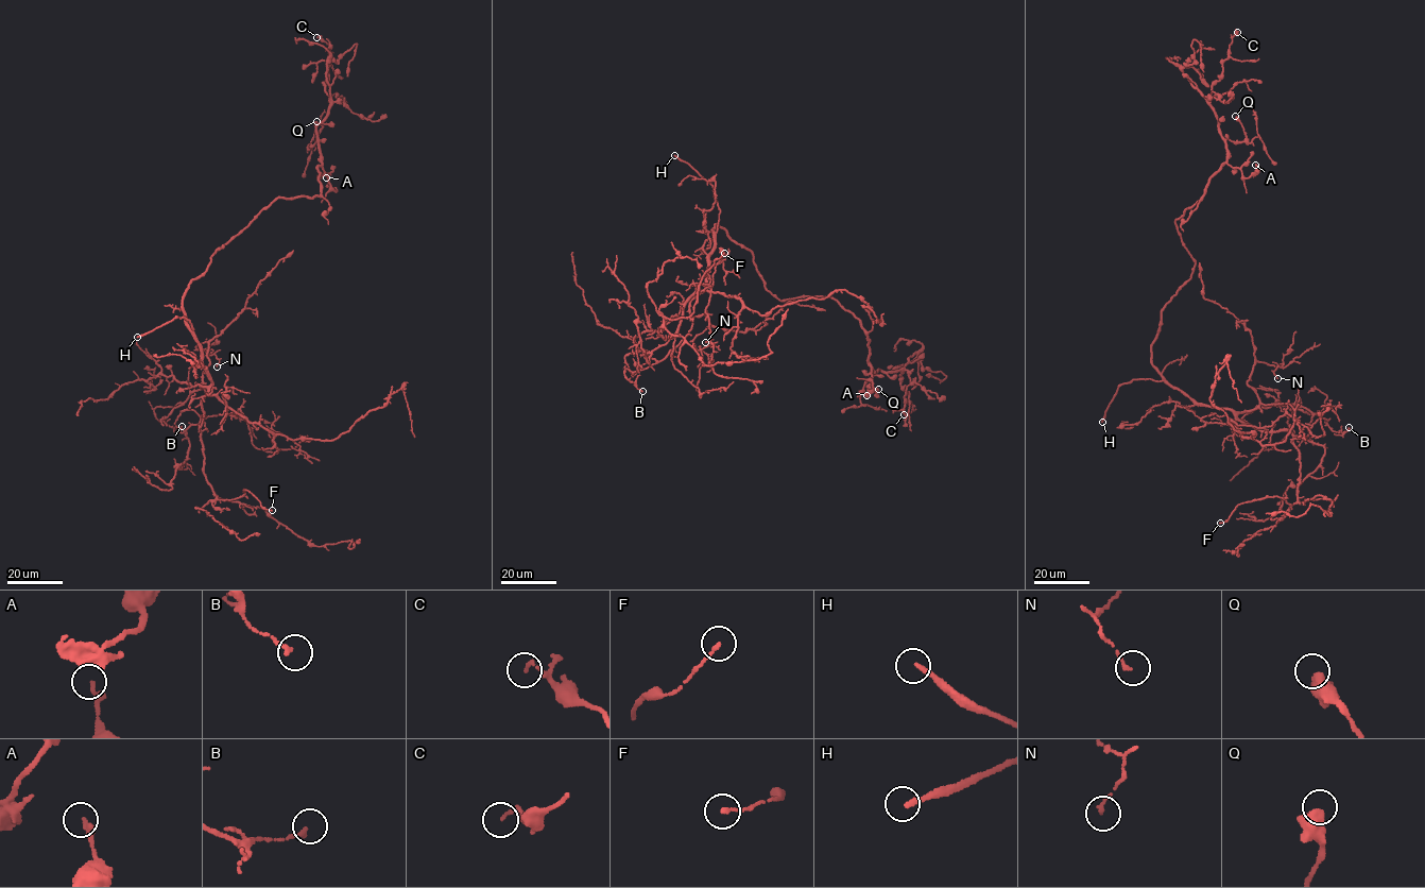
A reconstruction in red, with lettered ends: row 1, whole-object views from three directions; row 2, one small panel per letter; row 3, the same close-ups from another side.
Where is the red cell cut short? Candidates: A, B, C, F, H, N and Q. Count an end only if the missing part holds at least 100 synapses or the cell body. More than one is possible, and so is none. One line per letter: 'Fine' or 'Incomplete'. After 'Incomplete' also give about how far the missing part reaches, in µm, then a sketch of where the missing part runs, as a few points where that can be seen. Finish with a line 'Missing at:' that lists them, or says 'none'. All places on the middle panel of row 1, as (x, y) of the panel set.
A: Fine
B: Fine
C: Fine
F: Fine
H: Incomplete. Missing length about 60 µm. Course of what is missing: (674, 155), (648, 137), (608, 130), (568, 150), (546, 148), (536, 154)
N: Fine
Q: Fine
Missing at: H

